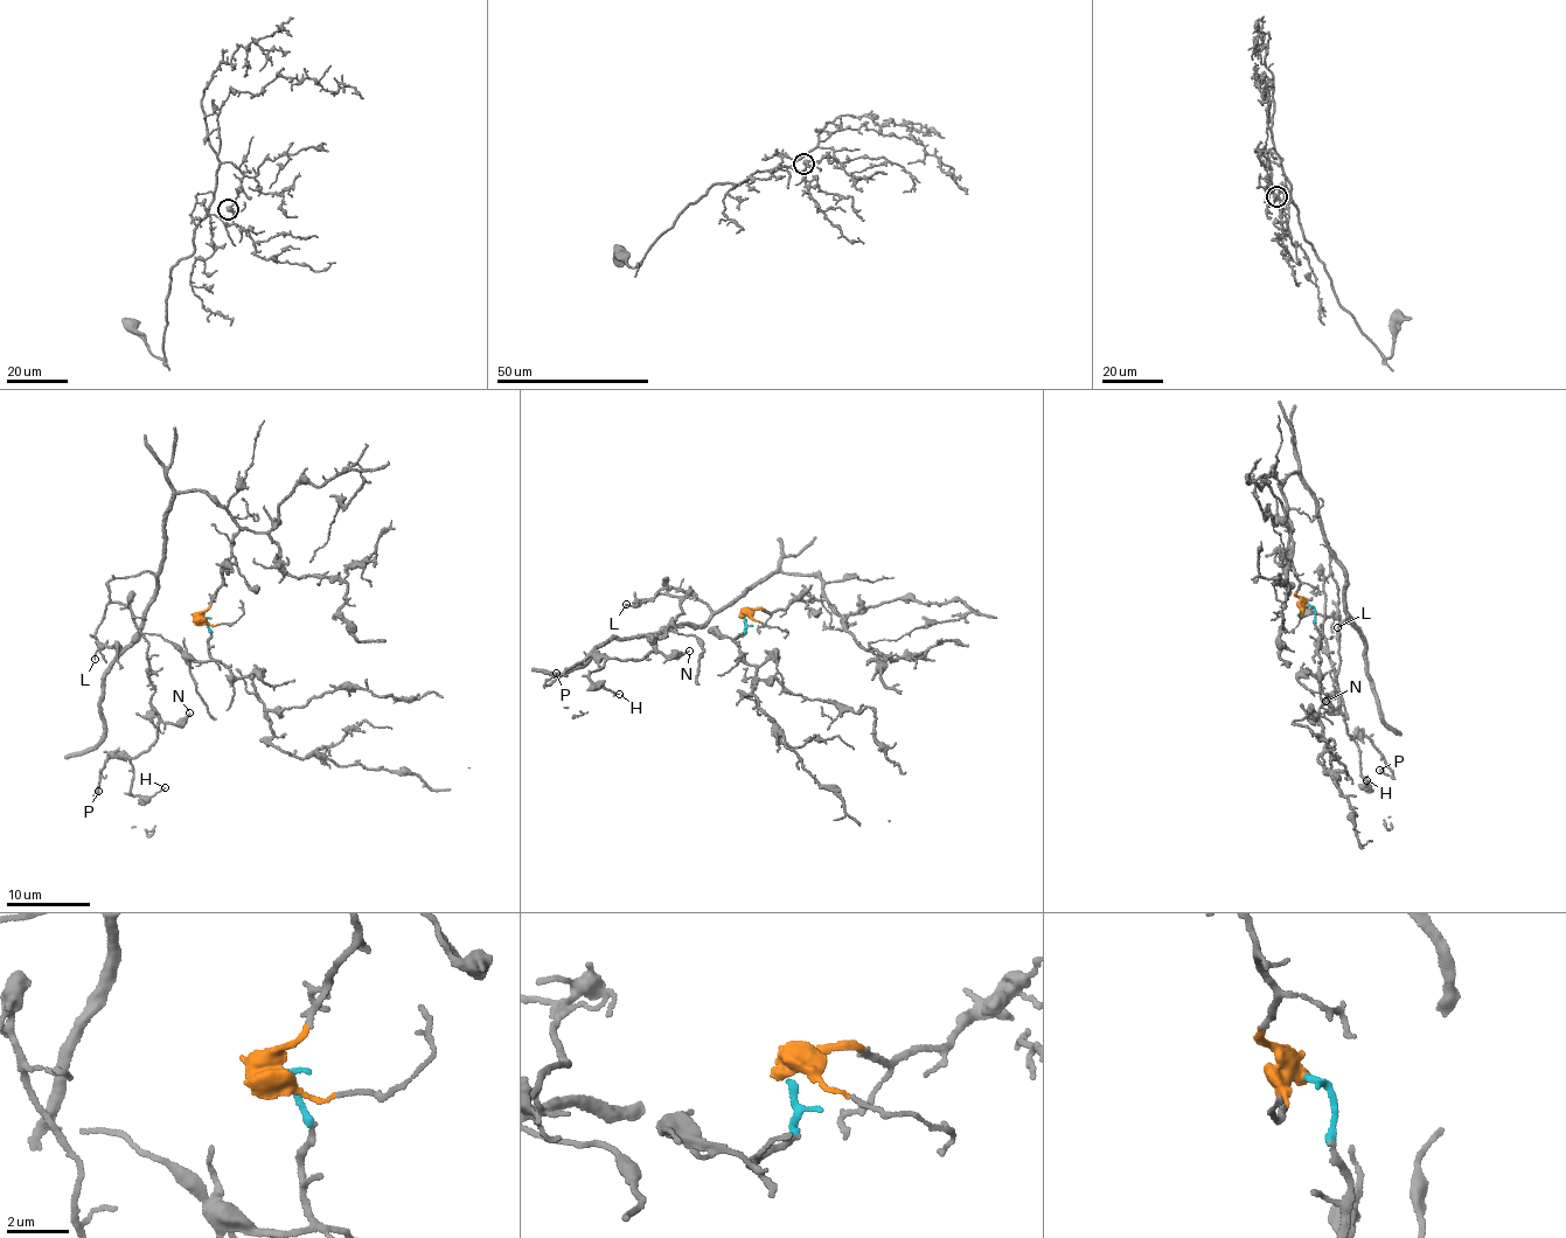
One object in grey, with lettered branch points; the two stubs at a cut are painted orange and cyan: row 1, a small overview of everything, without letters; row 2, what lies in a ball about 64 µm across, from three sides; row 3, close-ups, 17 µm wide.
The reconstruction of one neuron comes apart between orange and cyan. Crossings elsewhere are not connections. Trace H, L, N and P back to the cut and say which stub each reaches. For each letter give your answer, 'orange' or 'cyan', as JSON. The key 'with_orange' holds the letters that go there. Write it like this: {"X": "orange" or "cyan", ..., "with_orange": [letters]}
{"H": "orange", "L": "orange", "N": "orange", "P": "orange", "with_orange": ["H", "L", "N", "P"]}

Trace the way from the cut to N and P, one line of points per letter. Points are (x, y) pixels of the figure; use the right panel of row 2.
N: (1308, 605), (1296, 593), (1281, 491), (1296, 471), (1334, 554), (1322, 620), (1337, 710), (1324, 702)
P: (1308, 605), (1296, 593), (1281, 491), (1296, 471), (1334, 554), (1322, 620), (1338, 710), (1391, 776), (1378, 770)

